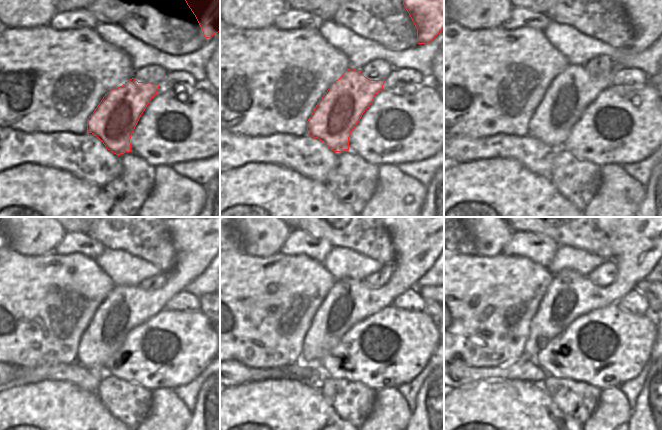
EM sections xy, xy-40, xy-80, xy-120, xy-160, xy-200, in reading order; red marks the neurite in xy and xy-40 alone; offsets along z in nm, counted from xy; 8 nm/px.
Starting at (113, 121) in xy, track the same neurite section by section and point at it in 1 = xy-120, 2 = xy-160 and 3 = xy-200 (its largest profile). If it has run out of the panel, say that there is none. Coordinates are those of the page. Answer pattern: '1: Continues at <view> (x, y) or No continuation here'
1: Continues at xy-120 (197, 240)
2: Continues at xy-160 (418, 237)
3: Continues at xy-200 (638, 237)

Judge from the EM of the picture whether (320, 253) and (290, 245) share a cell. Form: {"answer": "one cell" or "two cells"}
{"answer": "one cell"}

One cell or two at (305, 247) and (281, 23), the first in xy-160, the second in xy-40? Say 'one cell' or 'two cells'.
one cell

